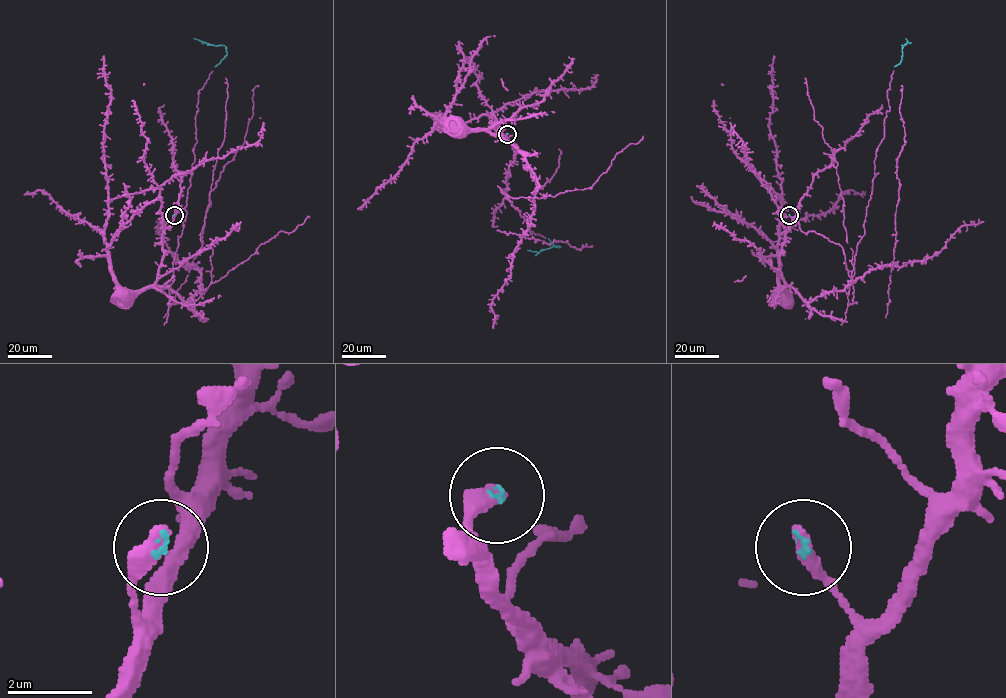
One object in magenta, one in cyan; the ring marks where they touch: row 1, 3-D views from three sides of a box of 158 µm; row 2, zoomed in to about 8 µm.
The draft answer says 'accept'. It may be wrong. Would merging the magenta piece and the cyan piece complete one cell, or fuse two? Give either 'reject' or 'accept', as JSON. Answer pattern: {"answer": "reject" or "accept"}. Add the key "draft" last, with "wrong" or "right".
{"answer": "accept", "draft": "right"}

